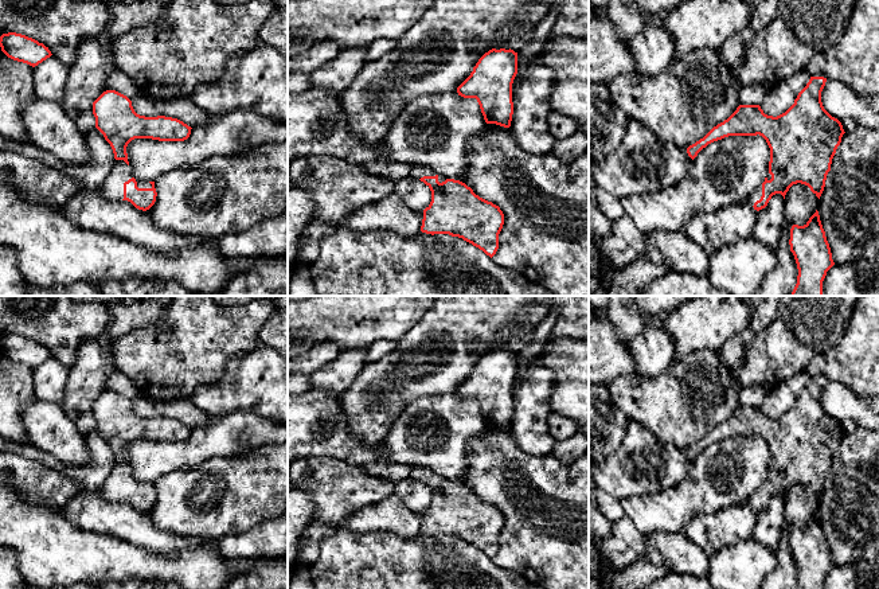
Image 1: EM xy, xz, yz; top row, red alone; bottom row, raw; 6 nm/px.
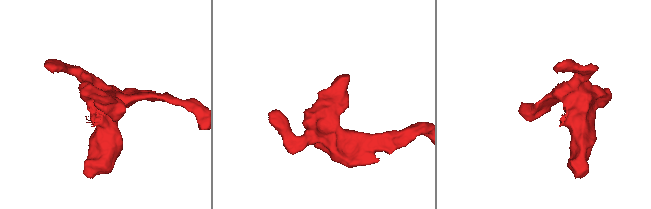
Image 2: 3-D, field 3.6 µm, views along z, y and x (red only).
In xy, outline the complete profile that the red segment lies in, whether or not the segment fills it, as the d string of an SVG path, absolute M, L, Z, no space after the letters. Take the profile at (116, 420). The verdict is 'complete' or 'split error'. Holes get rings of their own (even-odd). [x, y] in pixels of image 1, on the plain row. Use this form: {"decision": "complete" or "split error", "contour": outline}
{"decision": "split error", "contour": "M106 391L93 403L95 429L103 436L114 455L114 467L102 485L102 495L112 502L128 502L146 512L156 503L155 483L136 481L132 476L126 448L134 440L159 442L184 442L191 428L172 418L145 418L134 413L132 402L116 393Z"}

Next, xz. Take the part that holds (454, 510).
{"decision": "split error", "contour": "M414 467L411 468L410 477L423 483L431 492L431 503L423 511L422 534L458 538L478 549L491 559L496 555L499 535L504 526L504 515L499 507L476 496L465 484L446 480L435 475L430 468Z"}

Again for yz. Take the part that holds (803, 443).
{"decision": "split error", "contour": "M810 378L806 387L798 394L794 405L782 416L773 418L763 414L759 406L739 406L737 411L723 424L714 428L703 440L687 449L688 457L694 461L698 455L708 445L722 441L728 437L762 437L770 449L769 473L761 487L751 494L745 502L754 511L759 512L765 510L773 496L781 495L785 500L786 494L793 485L801 484L810 489L810 492L820 500L827 476L831 472L832 460L837 448L841 444L841 438L845 434L841 424L832 418L823 407L821 393L825 387L827 379Z"}

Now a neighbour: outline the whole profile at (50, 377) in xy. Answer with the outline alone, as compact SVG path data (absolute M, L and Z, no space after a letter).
M50 358L34 368L34 393L38 401L62 407L65 403L69 368Z

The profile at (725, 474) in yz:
M728 437L703 449L692 461L689 473L675 488L628 498L621 504L645 537L680 531L696 515L745 503L767 477L769 463L770 449L762 437Z

